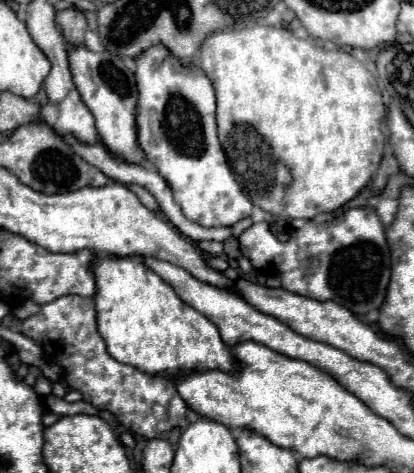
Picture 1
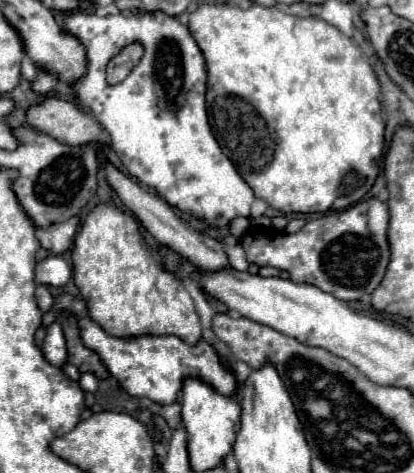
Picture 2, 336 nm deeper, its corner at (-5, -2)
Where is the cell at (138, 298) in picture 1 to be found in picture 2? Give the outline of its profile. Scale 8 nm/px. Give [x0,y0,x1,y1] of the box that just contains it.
[71,204,201,344]

